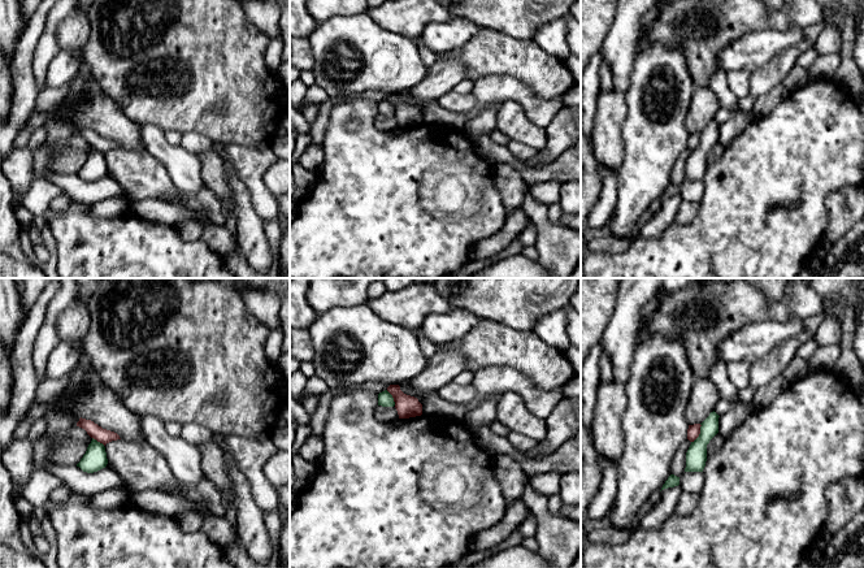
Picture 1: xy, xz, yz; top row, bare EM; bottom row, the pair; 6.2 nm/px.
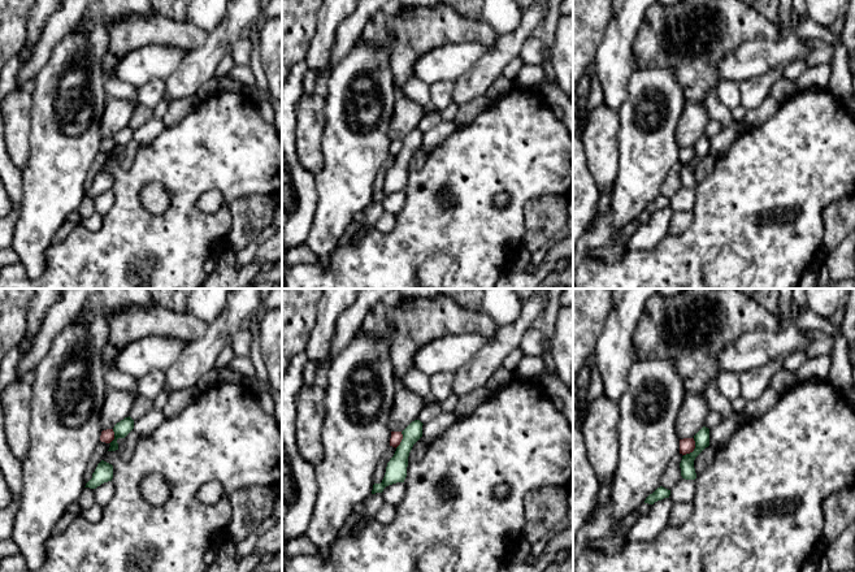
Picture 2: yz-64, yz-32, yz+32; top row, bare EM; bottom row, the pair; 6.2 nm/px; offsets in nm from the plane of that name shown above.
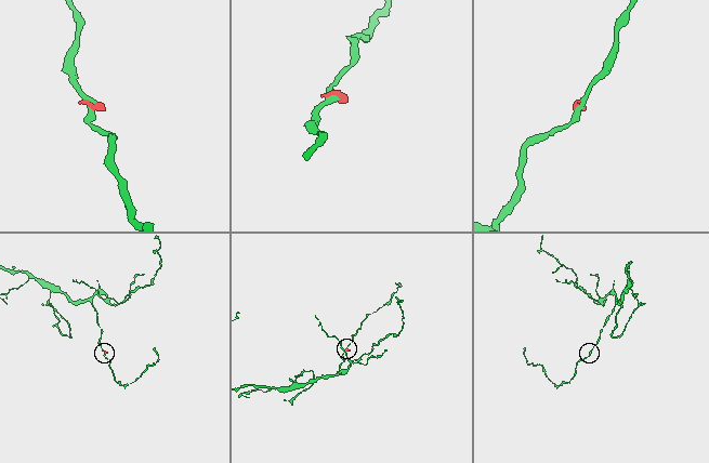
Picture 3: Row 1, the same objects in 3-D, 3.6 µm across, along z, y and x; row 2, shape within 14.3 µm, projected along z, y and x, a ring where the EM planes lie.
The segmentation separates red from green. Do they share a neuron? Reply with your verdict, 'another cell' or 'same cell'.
another cell

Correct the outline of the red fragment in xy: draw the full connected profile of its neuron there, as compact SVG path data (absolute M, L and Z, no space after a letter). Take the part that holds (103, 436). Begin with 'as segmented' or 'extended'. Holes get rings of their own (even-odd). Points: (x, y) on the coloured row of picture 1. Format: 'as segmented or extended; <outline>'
as segmented; M81 417L79 421L77 422L77 426L84 429L91 438L96 439L104 446L112 441L121 439L117 433L103 429L101 426L99 426L91 420L86 420Z

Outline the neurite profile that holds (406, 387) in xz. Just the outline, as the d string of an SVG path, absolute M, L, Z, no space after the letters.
M408 382L400 383L399 386L400 386L400 390L401 390L404 394L417 398L421 404L422 404L427 398L434 396L434 395L438 395L438 393L427 393L427 394L418 393L418 391L416 391L414 389L412 389Z

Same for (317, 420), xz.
M329 387L329 390L320 396L316 411L311 415L311 419L308 422L312 434L316 434L320 438L324 438L324 430L325 430L325 424L329 415L330 404L333 399L338 396L340 393L342 390L339 389Z

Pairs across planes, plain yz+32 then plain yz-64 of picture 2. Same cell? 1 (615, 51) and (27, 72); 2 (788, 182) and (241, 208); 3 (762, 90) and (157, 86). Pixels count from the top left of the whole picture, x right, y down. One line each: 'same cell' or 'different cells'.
1: different cells
2: different cells
3: different cells

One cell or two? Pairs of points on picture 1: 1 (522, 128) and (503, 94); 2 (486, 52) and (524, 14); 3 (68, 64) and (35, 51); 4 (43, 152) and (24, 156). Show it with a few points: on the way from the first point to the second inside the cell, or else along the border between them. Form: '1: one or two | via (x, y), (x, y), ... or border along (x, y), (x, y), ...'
1: two | border along (503, 102), (516, 100), (530, 121)
2: two | border along (482, 27), (532, 40)
3: two | border along (60, 48), (48, 66), (44, 86)
4: two | border along (43, 142), (34, 152), (33, 167)

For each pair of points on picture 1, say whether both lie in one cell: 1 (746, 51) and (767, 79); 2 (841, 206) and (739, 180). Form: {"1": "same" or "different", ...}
{"1": "different", "2": "different"}

